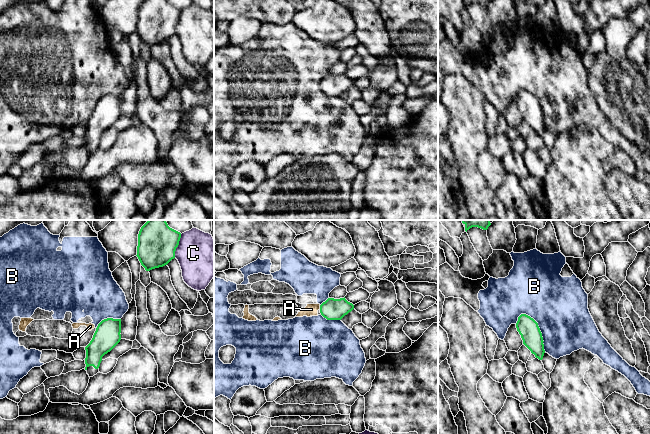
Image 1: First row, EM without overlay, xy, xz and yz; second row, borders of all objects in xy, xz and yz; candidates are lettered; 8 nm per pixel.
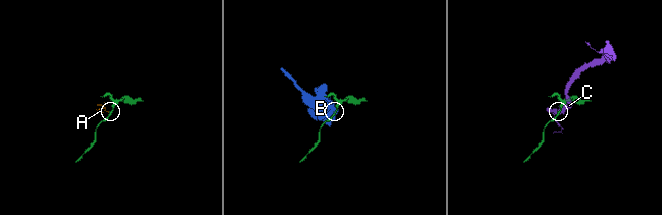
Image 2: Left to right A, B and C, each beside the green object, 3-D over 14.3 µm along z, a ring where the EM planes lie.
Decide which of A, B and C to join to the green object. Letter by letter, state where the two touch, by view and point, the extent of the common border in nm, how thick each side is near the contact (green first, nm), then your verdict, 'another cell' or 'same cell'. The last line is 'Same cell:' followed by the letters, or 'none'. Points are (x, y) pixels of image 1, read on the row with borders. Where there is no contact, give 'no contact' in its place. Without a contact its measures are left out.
A: meets green in xz at (320, 307); contact 30 nm long; 180 nm thick on the green side, 100 nm on the other; another cell
B: meets green in yz at (539, 329); contact 360 nm long; 170 nm thick on the green side, 460 nm on the other; another cell
C: meets green in xy at (177, 246); contact 200 nm long; 320 nm thick on the green side, 360 nm on the other; another cell
Same cell: none

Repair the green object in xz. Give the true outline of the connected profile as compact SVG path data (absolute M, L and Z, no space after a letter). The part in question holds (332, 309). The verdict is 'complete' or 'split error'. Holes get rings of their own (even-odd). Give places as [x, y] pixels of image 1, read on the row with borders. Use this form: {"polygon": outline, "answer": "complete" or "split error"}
{"polygon": "M345 297L340 299L328 298L320 305L320 313L327 320L341 320L354 309L354 305Z", "answer": "complete"}

